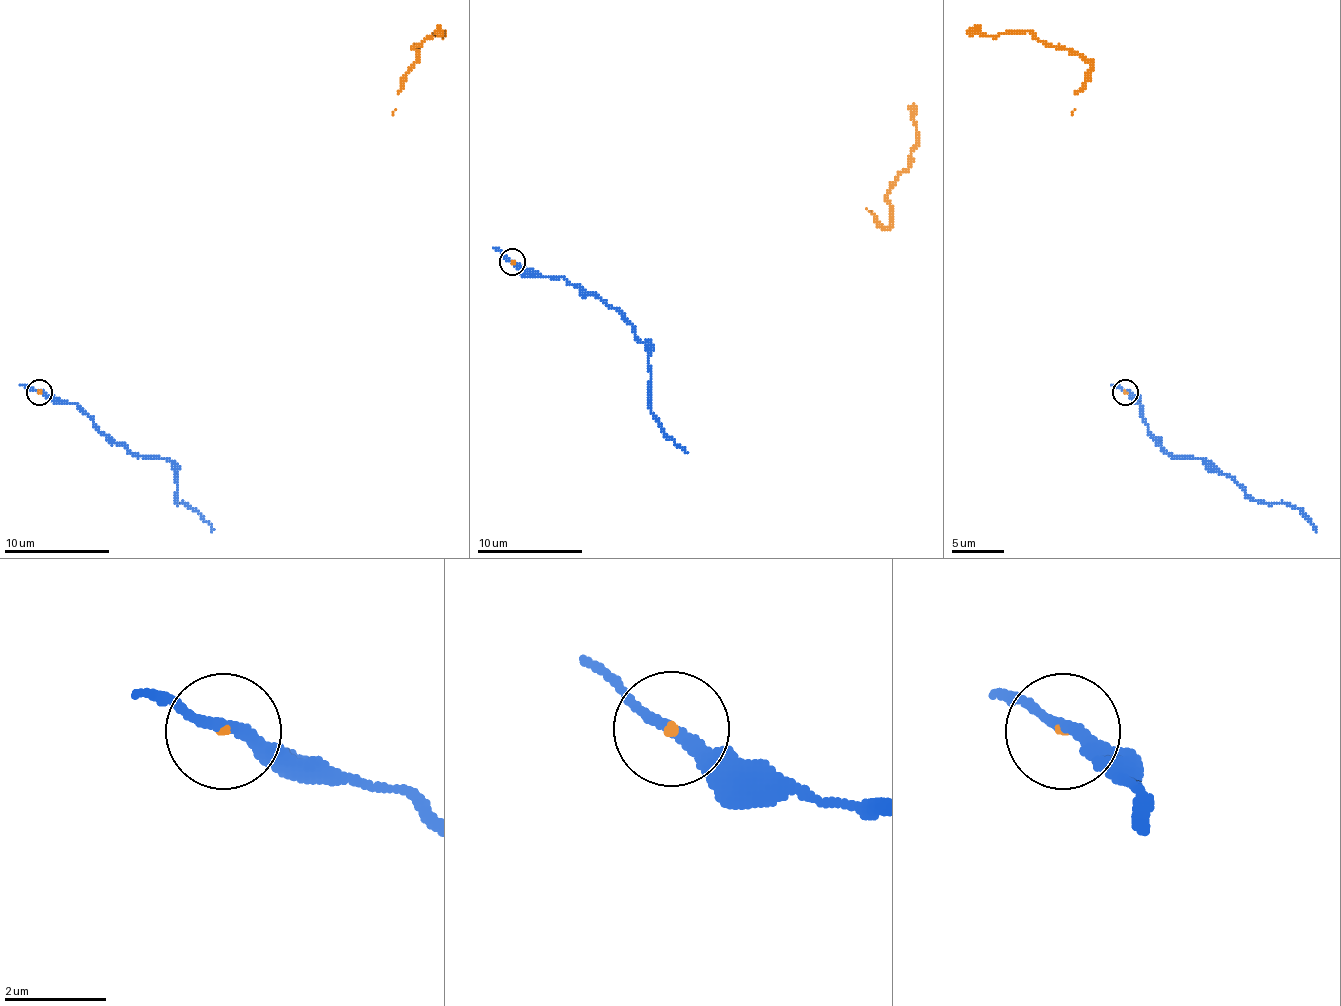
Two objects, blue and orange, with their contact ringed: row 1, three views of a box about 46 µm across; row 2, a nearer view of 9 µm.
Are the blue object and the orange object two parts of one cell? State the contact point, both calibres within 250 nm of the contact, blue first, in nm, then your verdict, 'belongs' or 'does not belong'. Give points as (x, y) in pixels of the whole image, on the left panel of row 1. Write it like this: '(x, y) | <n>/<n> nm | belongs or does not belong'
(39, 392) | 200/70 nm | belongs

